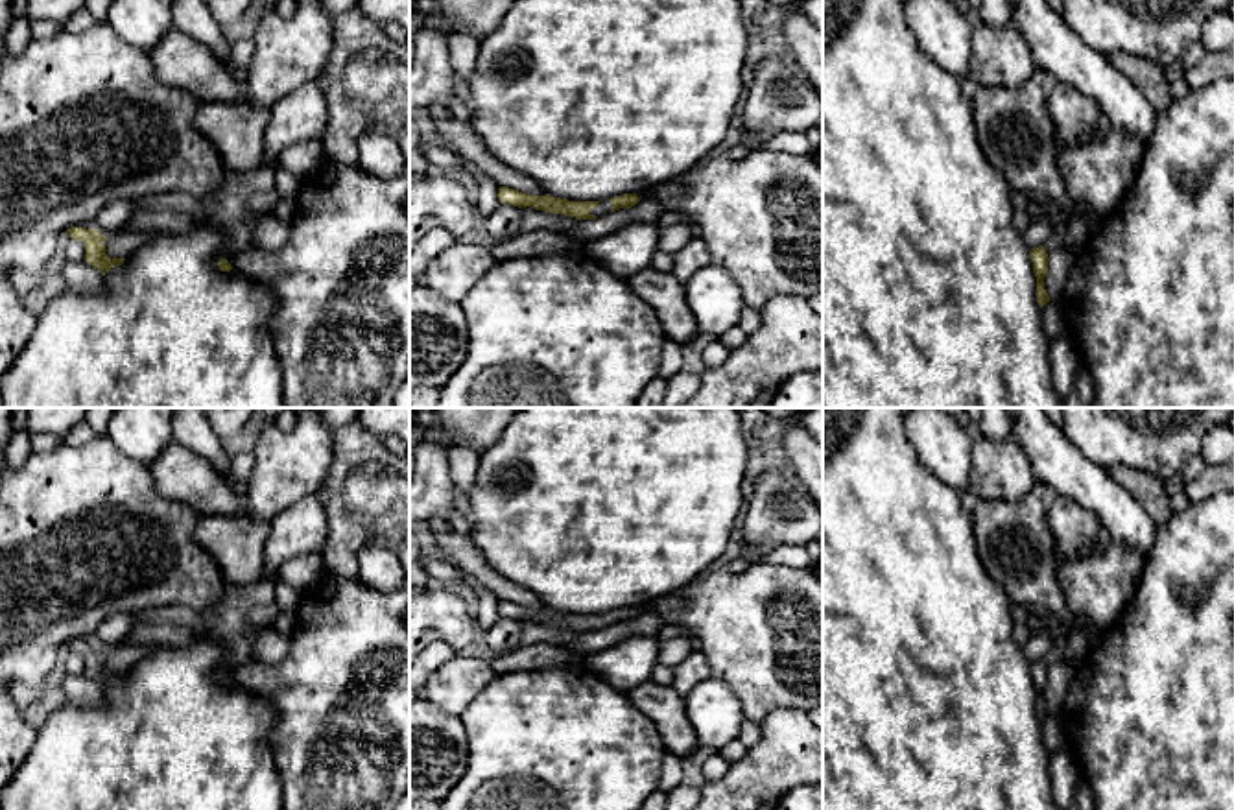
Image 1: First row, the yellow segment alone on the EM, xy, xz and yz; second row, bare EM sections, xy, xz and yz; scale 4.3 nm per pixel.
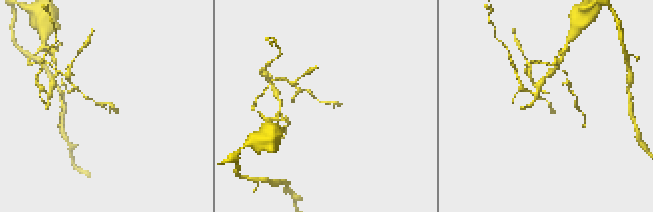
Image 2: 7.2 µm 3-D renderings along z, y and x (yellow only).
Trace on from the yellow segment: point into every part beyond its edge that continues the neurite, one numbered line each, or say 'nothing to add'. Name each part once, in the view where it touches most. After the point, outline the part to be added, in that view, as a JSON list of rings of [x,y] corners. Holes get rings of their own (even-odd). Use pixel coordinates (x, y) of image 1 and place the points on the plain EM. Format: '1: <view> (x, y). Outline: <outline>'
nothing to add

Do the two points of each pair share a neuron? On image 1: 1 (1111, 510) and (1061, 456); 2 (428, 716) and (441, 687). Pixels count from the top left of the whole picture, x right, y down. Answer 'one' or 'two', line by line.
1: one
2: two

